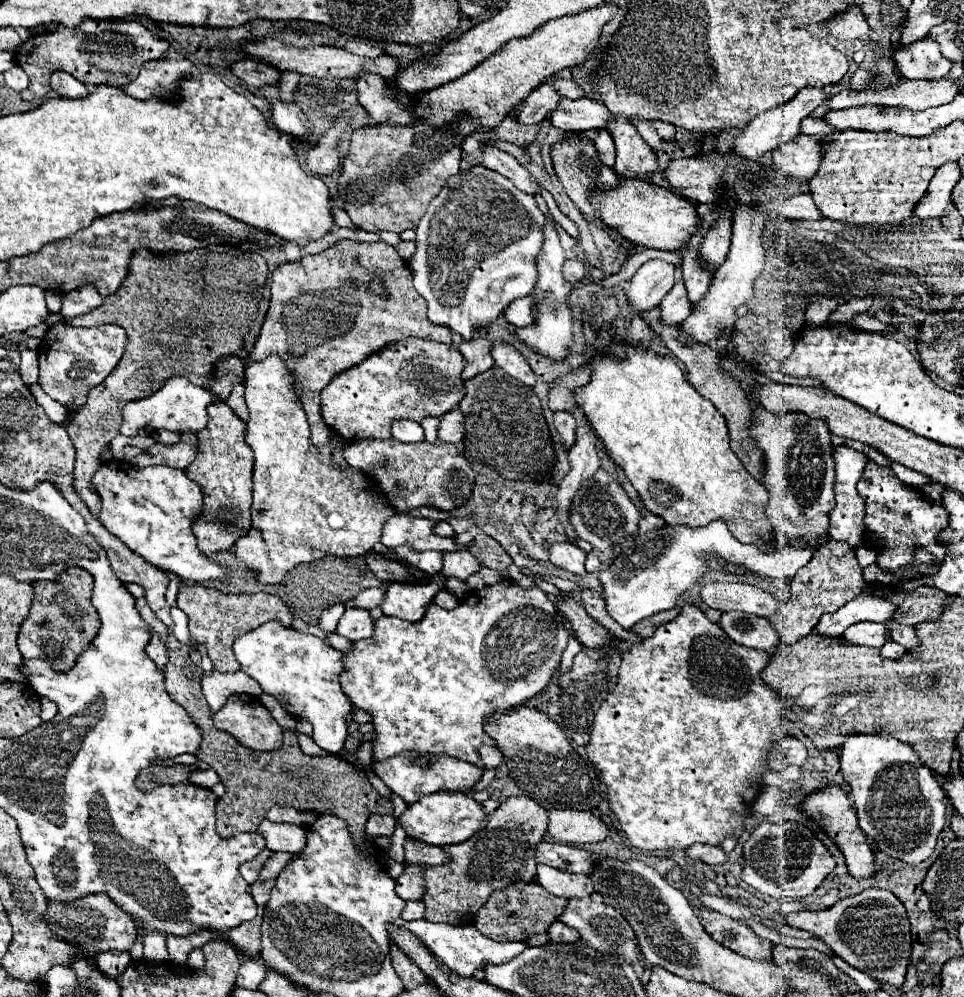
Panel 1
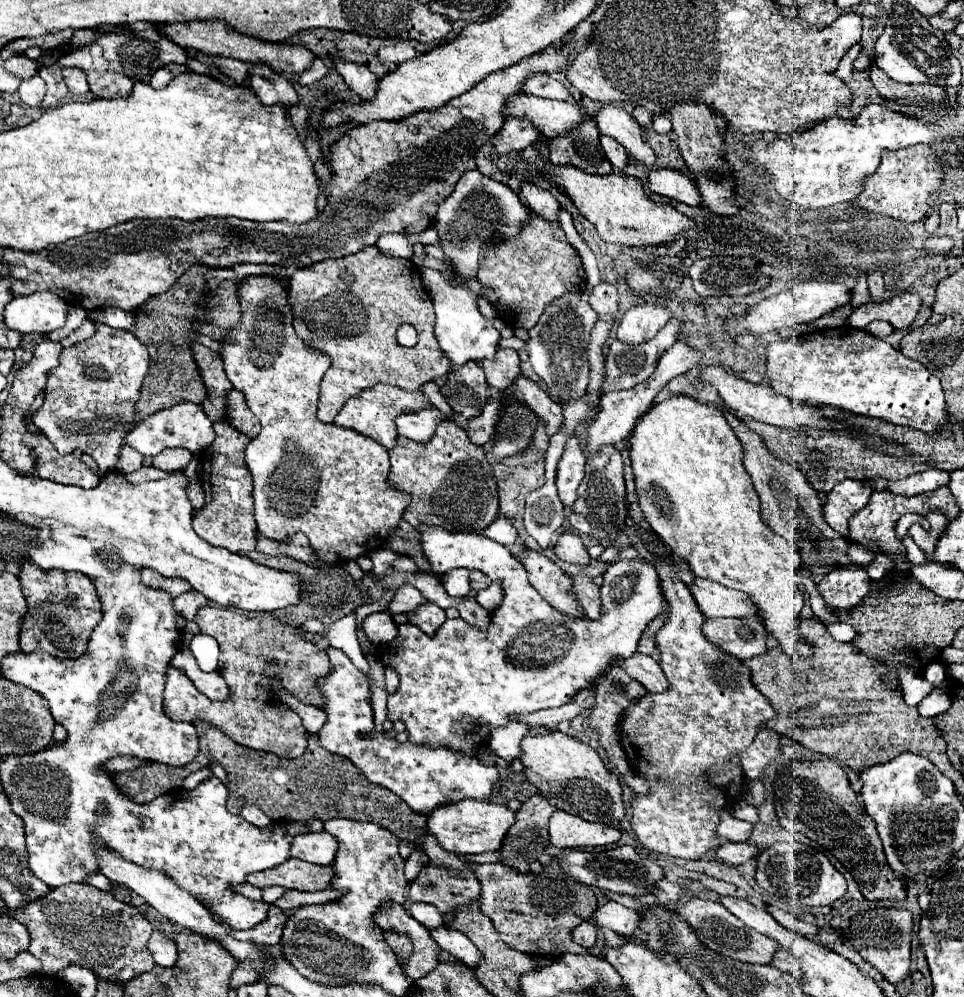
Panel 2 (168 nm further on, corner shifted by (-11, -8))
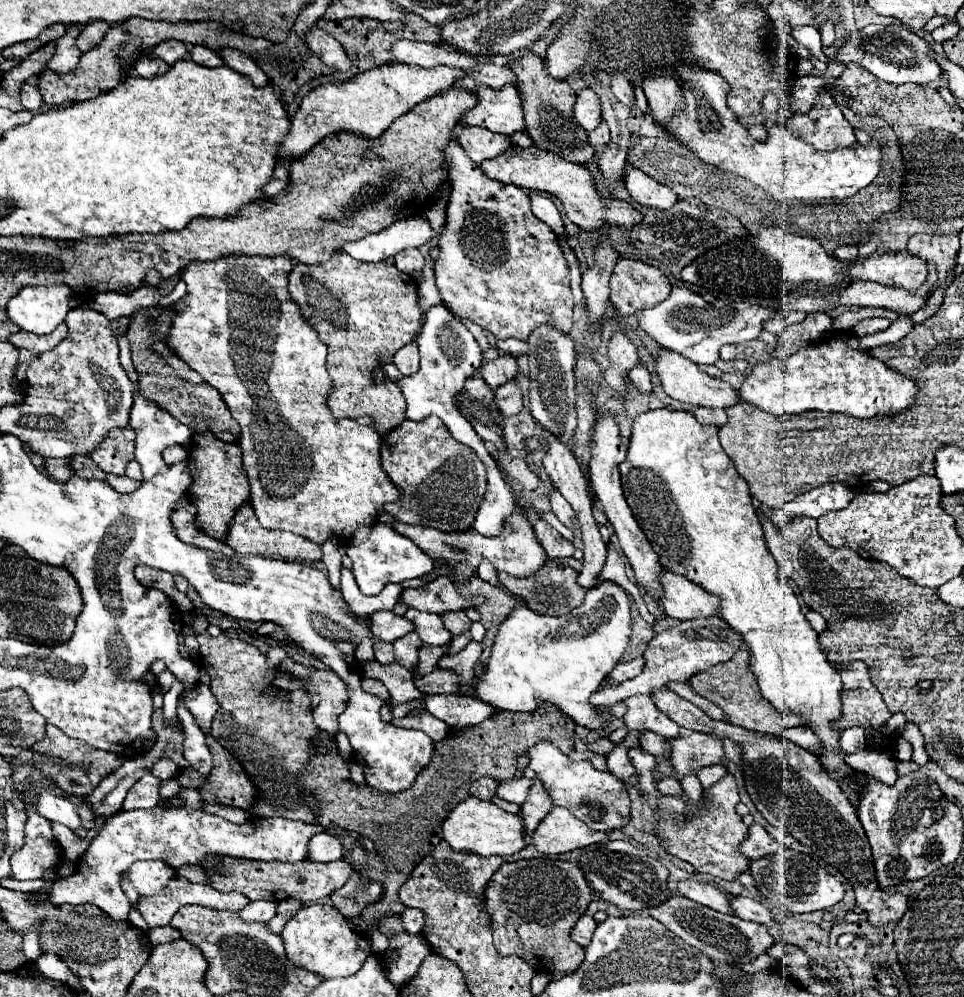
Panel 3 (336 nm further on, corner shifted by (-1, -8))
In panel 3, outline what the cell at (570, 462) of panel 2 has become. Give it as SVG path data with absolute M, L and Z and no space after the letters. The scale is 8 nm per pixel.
M552 486L550 490L550 506L552 506L552 512L556 514L556 518L568 526L568 528L576 528L576 520L574 520L574 510L570 508L570 504L566 502L566 498L558 492L556 486Z

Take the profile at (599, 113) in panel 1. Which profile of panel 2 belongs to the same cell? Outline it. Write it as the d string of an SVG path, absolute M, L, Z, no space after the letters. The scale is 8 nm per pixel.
M530 94L508 96L504 108L504 116L526 118L546 138L554 138L558 134L564 134L566 130L576 128L576 124L582 122L582 112L582 106L574 102L570 104L560 100L536 98Z

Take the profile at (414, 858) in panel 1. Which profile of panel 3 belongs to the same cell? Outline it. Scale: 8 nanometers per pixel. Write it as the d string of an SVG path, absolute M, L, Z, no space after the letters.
M534 858L534 860L518 860L512 864L502 864L484 890L486 912L492 922L494 946L502 956L520 956L534 966L536 972L552 972L558 970L562 974L574 972L584 960L584 948L570 940L570 930L578 922L578 918L592 904L592 892L580 872L578 864L566 860L550 860L550 858Z

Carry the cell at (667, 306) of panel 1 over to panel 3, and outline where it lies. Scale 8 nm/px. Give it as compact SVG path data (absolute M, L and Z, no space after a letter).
M638 362L634 368L630 368L630 374L628 374L630 382L640 390L640 392L650 392L652 390L652 382L650 382L650 372L648 368Z

